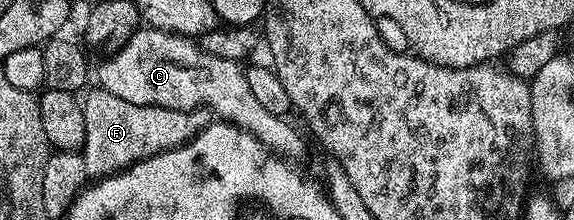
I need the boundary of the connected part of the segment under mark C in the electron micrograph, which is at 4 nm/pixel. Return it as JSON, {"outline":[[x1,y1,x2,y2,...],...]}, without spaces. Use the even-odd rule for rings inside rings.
{"outline":[[138,28,100,67,95,67,99,89,118,96,130,104,161,106,175,110,207,108,217,119,249,130,273,154,285,160,297,160,304,154,304,142,287,117,266,112,246,86,241,63,222,60,200,50,191,37,173,34,171,30]]}

